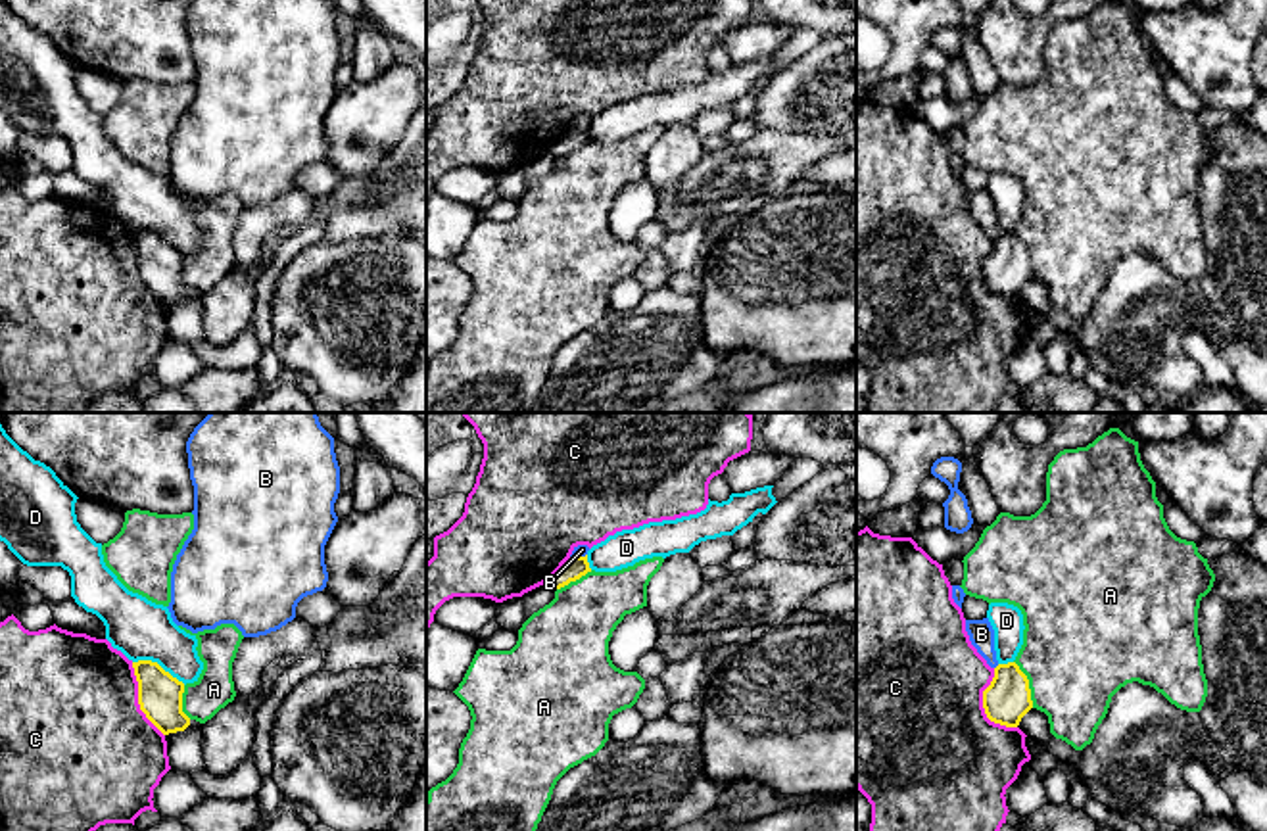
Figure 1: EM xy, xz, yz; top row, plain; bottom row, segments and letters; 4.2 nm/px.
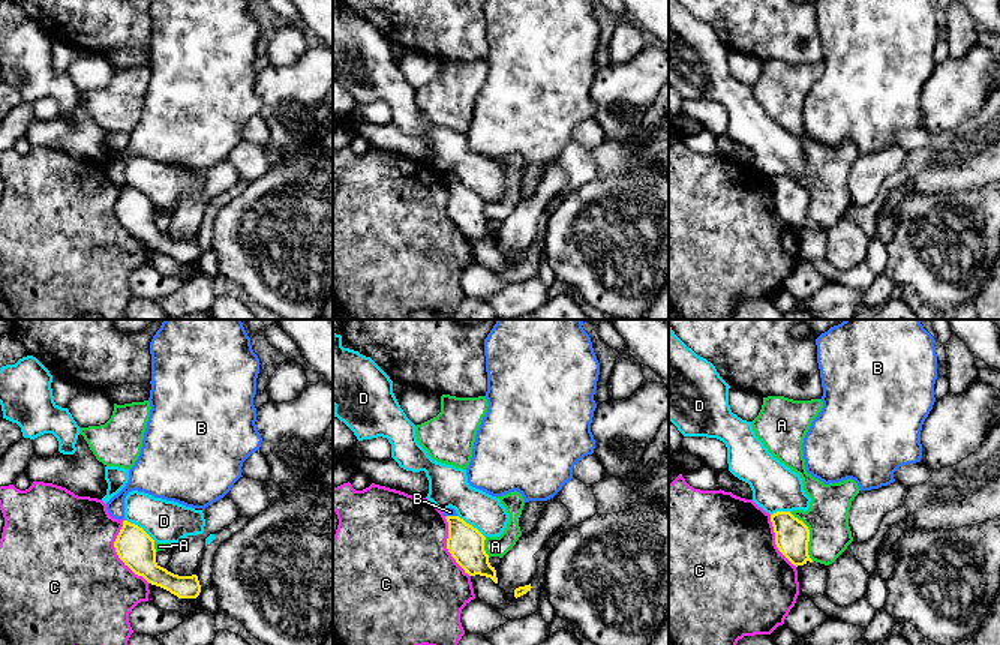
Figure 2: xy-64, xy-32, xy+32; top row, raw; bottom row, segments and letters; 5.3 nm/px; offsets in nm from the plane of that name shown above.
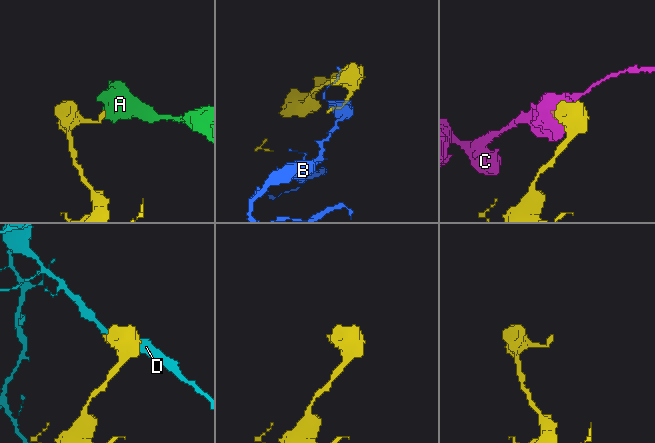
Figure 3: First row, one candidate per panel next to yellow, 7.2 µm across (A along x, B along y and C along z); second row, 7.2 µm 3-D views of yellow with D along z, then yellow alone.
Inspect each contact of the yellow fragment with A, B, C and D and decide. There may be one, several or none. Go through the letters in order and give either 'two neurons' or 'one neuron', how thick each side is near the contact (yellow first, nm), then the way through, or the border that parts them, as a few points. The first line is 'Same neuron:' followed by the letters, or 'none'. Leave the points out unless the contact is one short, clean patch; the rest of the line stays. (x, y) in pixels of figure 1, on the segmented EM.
Same neuron: none
A: two neurons; 190 nm thick on the yellow side, 460 nm on the other; border along yz (1014, 661), (1027, 680), (1033, 707)
B: two neurons; 190 nm thick on the yellow side, 110 nm on the other; border along yz (999, 664), (995, 668)
C: two neurons; 190 nm thick on the yellow side, 500 nm on the other
D: two neurons; 190 nm thick on the yellow side, 260 nm on the other

